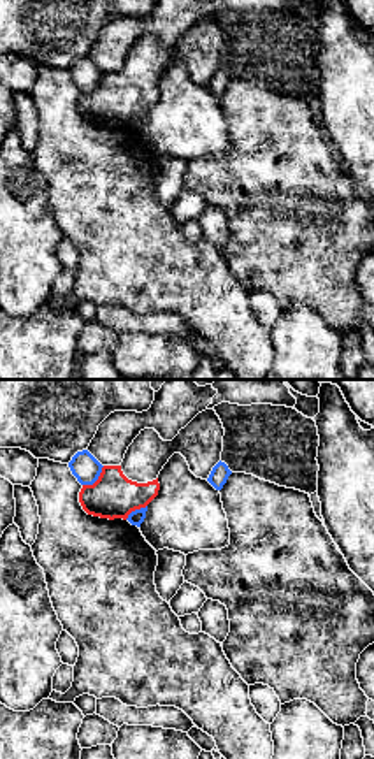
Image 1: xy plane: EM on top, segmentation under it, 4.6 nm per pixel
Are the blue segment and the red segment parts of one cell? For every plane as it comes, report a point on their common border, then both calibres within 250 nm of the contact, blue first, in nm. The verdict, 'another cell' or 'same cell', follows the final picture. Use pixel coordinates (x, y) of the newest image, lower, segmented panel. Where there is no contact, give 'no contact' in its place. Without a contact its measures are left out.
contact (95, 480); calibres 120 and 200 nm

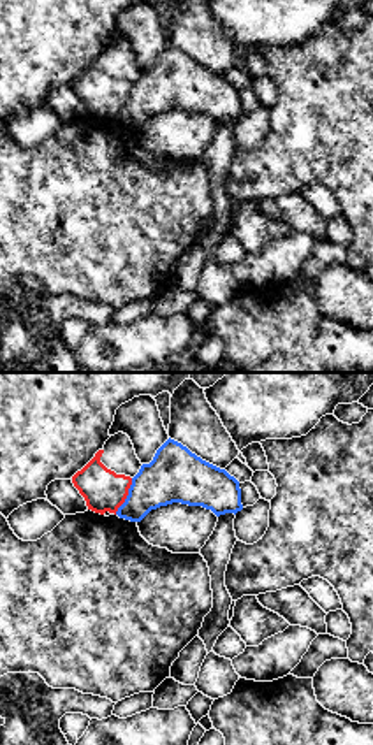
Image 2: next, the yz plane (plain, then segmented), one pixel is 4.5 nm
contact (127, 496); calibres 260 and 190 nm

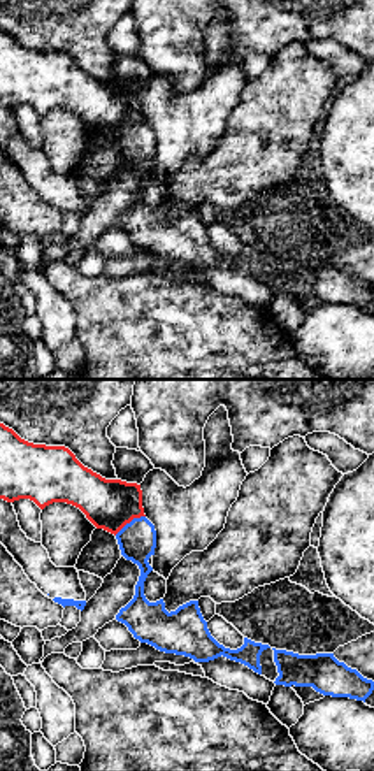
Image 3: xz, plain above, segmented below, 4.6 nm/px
contact (130, 522); calibres 180 and 240 nm

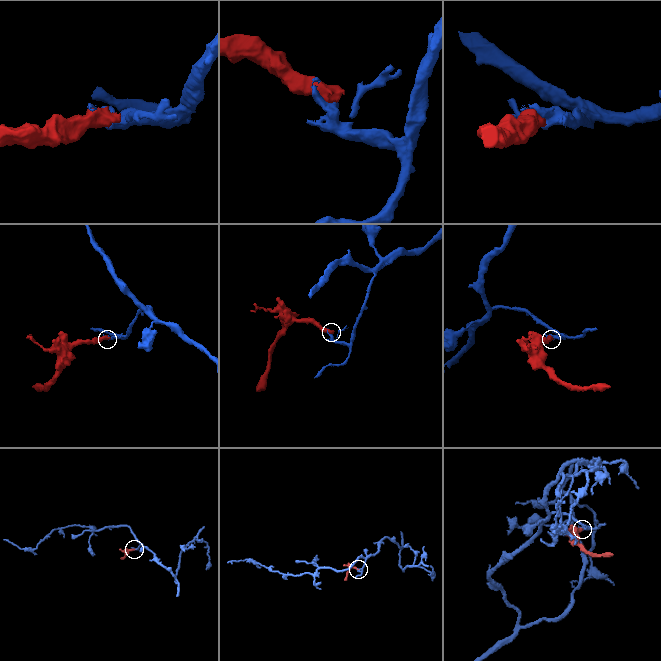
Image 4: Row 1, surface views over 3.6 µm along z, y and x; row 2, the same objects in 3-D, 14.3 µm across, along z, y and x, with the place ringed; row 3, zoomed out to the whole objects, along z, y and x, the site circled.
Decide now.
another cell

